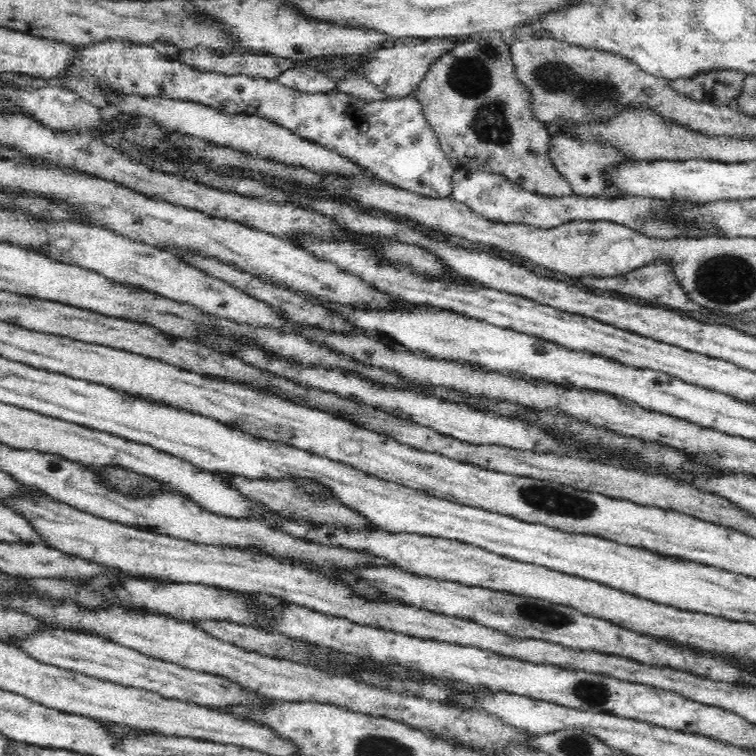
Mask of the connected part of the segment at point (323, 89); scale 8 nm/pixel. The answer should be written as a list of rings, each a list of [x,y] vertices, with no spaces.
[[[300,65],[286,70],[278,78],[284,86],[305,93],[333,93],[337,90],[337,81],[328,74],[314,69],[310,65]]]

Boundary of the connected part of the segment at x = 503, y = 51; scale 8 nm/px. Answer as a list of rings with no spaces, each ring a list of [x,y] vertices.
[[[486,31],[470,35],[469,42],[441,56],[426,74],[413,95],[421,102],[424,116],[438,137],[444,154],[456,169],[485,170],[501,174],[517,182],[530,192],[547,197],[567,197],[573,194],[570,183],[552,165],[548,157],[551,134],[530,111],[530,93],[518,81],[512,65],[511,46],[507,35],[498,31]]]

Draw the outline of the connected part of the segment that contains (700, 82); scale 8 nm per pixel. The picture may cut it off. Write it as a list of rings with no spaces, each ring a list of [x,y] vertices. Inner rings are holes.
[[[734,70],[708,71],[694,78],[669,81],[668,85],[696,102],[732,107],[744,90],[746,77],[744,73]]]

